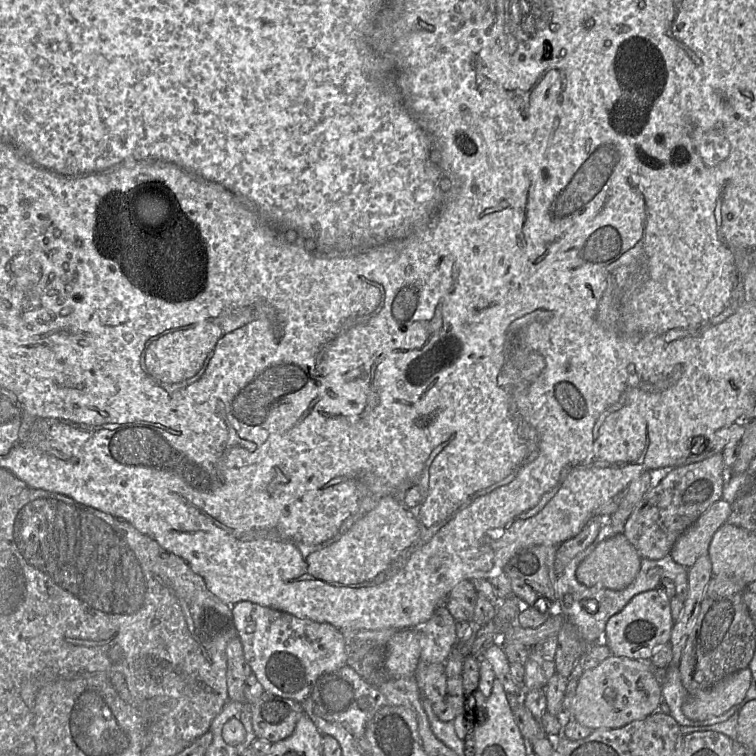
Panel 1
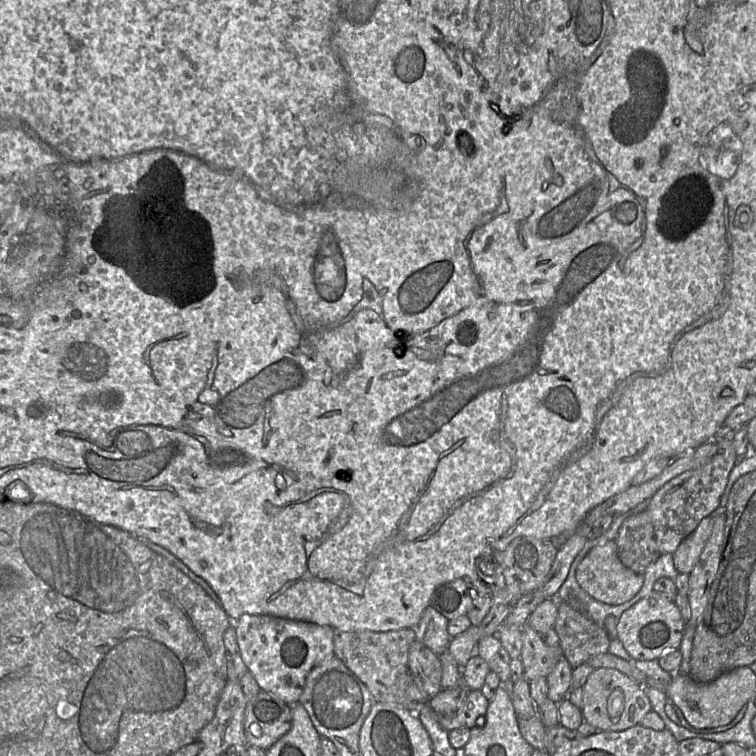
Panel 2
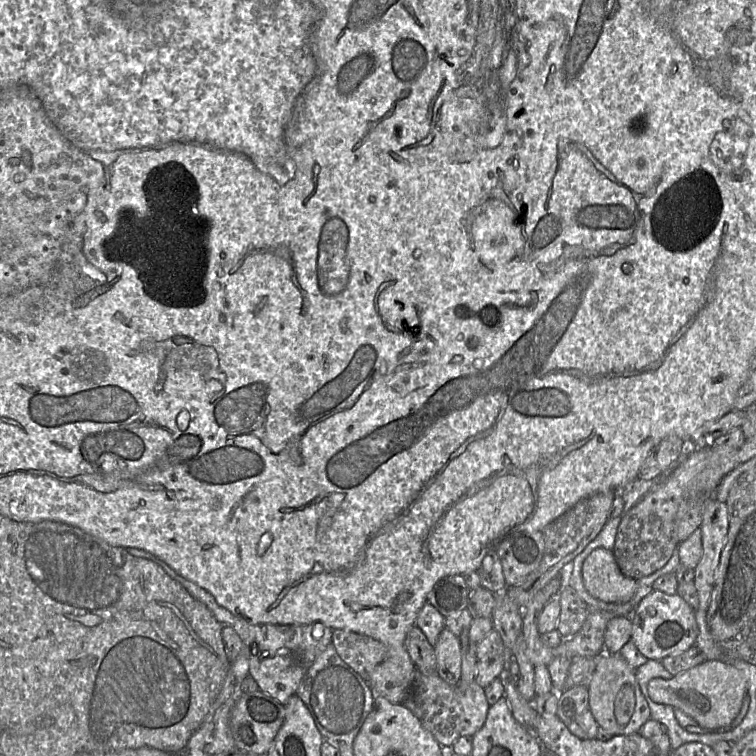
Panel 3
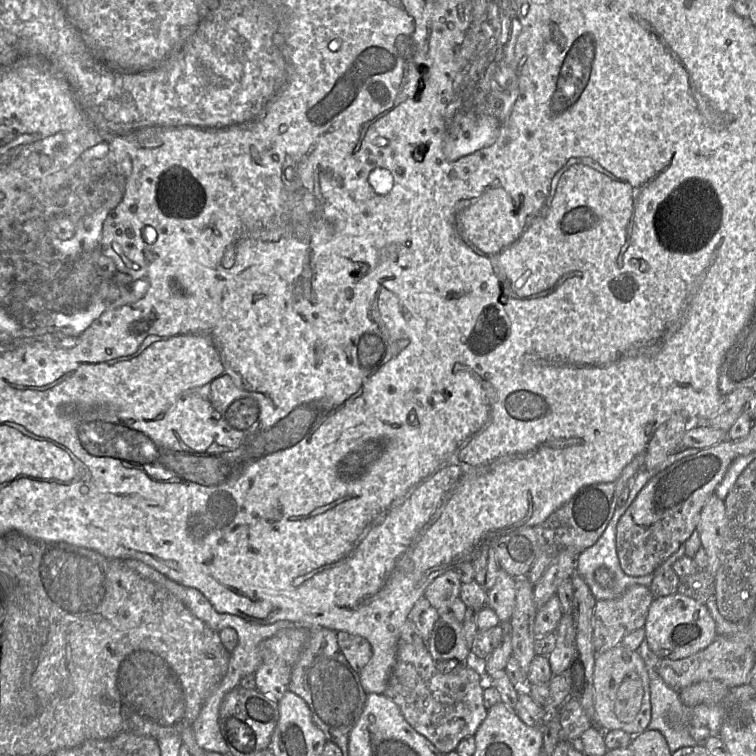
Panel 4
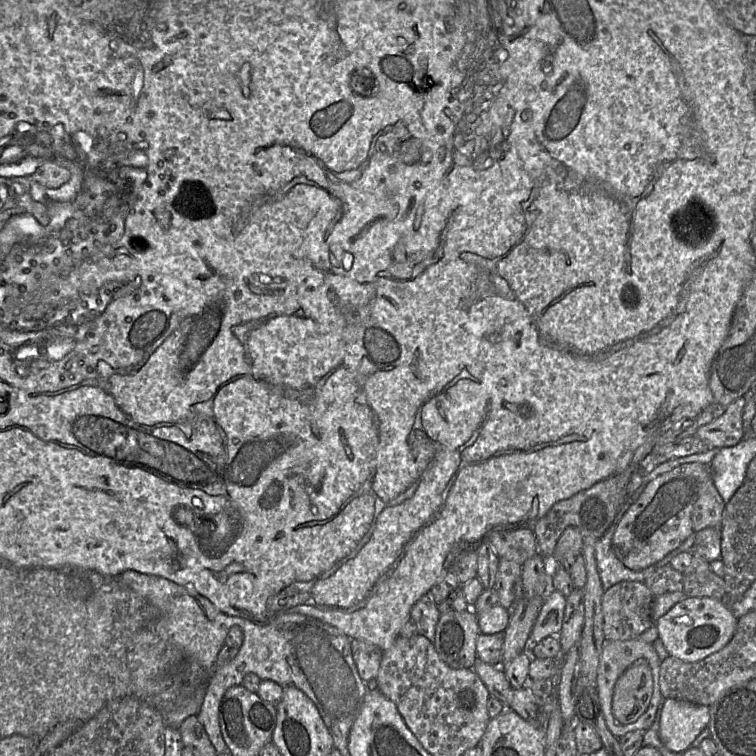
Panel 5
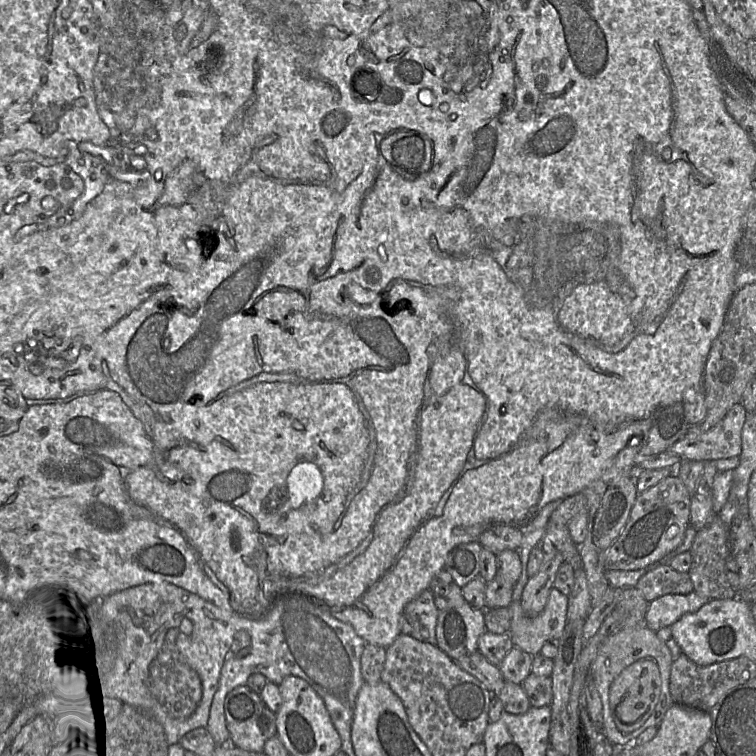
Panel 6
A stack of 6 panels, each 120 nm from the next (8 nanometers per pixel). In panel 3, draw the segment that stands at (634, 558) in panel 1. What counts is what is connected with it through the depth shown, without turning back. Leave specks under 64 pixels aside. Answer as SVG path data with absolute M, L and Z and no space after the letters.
M594 549L582 565L583 584L595 599L607 603L625 603L632 599L637 580L625 576L616 563L613 551Z

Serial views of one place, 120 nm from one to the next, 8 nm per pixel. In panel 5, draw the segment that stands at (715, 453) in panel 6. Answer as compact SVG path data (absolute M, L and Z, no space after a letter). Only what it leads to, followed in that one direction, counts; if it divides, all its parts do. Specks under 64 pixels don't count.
M744 396L736 399L719 418L701 426L695 435L710 448L737 445L744 437L742 412L745 404Z

